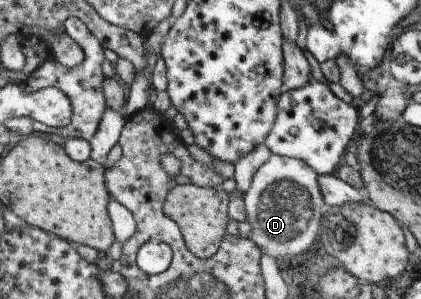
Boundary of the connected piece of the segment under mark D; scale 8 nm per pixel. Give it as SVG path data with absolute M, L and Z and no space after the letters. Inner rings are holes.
M270 154L254 172L248 191L243 193L242 203L250 225L248 239L275 260L306 251L316 237L325 211L316 176L305 161Z

